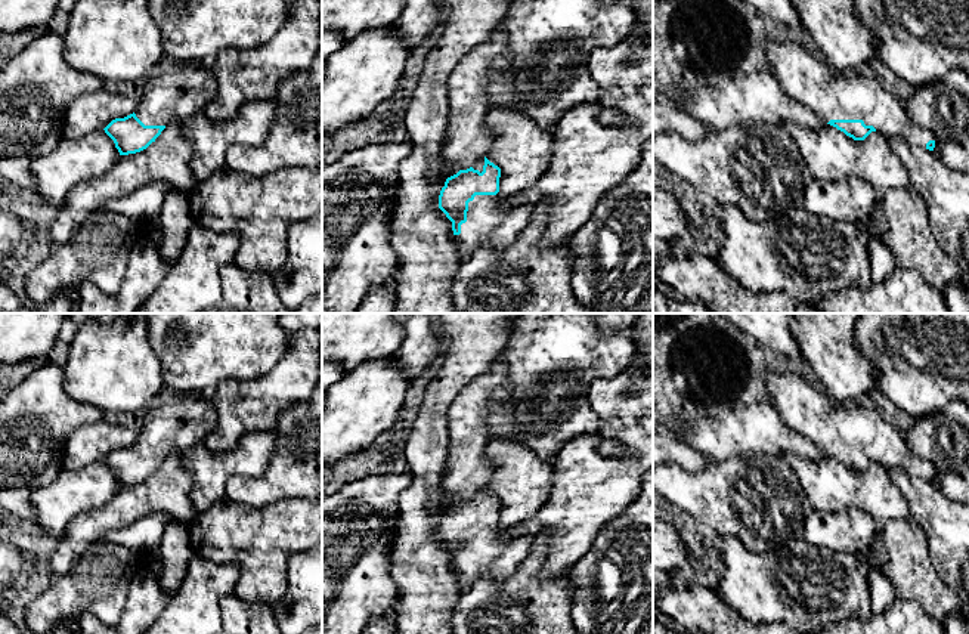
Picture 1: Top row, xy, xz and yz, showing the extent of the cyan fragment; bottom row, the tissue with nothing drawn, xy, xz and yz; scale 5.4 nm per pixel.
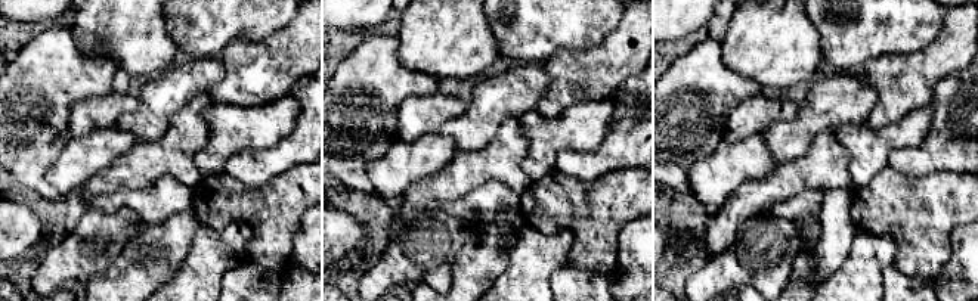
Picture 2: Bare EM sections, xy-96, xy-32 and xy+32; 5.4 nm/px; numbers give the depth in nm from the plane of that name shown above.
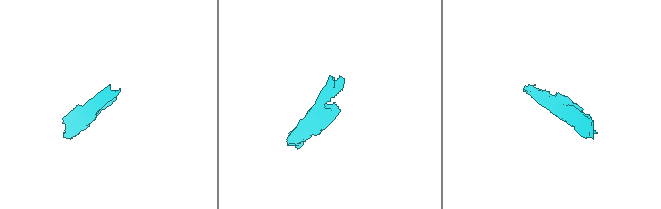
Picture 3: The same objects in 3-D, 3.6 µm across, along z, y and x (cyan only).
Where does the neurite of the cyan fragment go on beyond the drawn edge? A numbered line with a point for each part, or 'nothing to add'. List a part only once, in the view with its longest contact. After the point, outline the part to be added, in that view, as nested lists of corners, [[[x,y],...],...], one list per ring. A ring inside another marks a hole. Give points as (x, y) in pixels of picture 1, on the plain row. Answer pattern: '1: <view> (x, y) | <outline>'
1: xz (491, 553) | [[[498,525],[476,526],[468,534],[467,553],[461,556],[461,565],[455,566],[462,588],[468,590],[479,578],[504,581],[527,556],[532,544],[530,536],[511,538]]]

